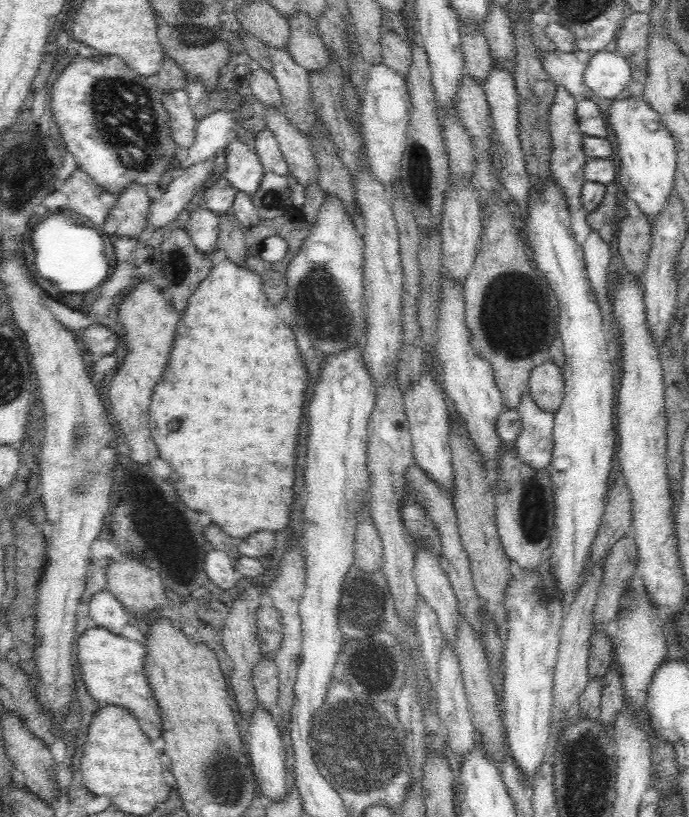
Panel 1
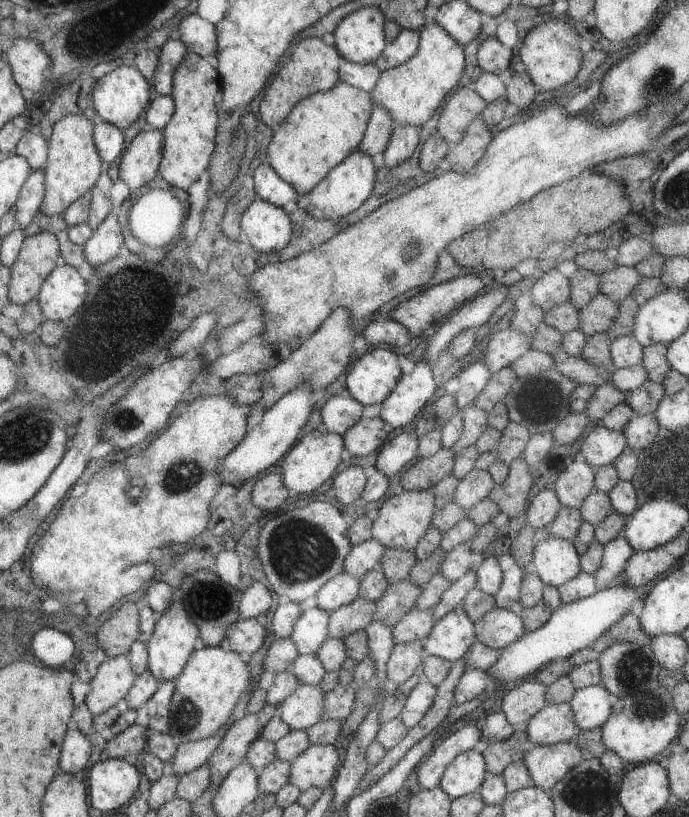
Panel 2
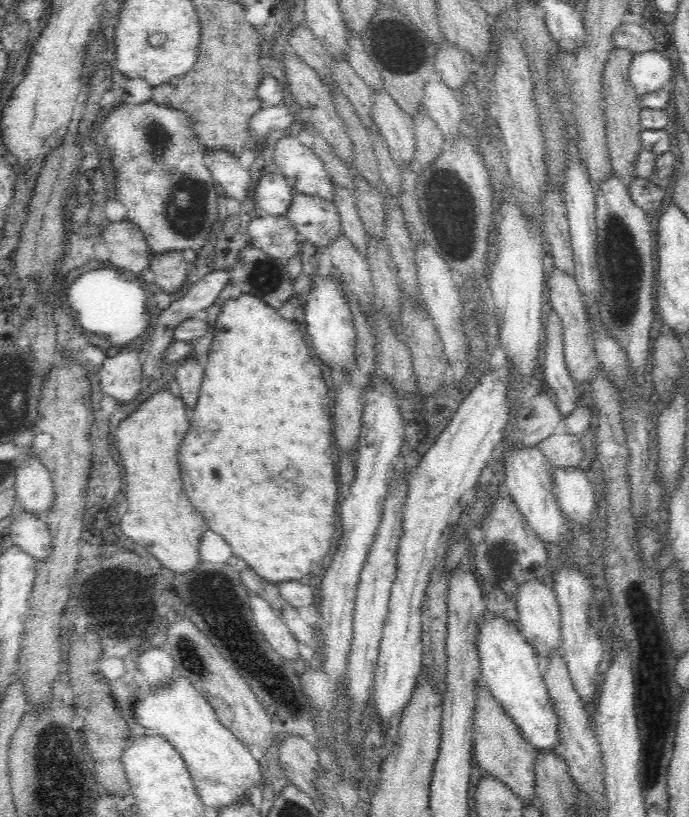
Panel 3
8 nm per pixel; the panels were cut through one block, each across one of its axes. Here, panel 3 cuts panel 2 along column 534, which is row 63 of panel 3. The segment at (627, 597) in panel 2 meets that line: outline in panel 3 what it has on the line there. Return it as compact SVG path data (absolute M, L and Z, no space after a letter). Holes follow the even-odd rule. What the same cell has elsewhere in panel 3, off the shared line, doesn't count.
M654 49L634 55L627 71L628 81L638 96L668 87L673 74L670 60Z

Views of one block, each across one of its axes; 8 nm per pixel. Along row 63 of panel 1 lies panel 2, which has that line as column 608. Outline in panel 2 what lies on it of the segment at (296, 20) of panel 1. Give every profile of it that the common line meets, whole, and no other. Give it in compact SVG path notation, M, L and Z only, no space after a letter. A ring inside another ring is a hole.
M598 293L585 307L578 311L578 330L587 338L604 333L617 317L618 303Z

